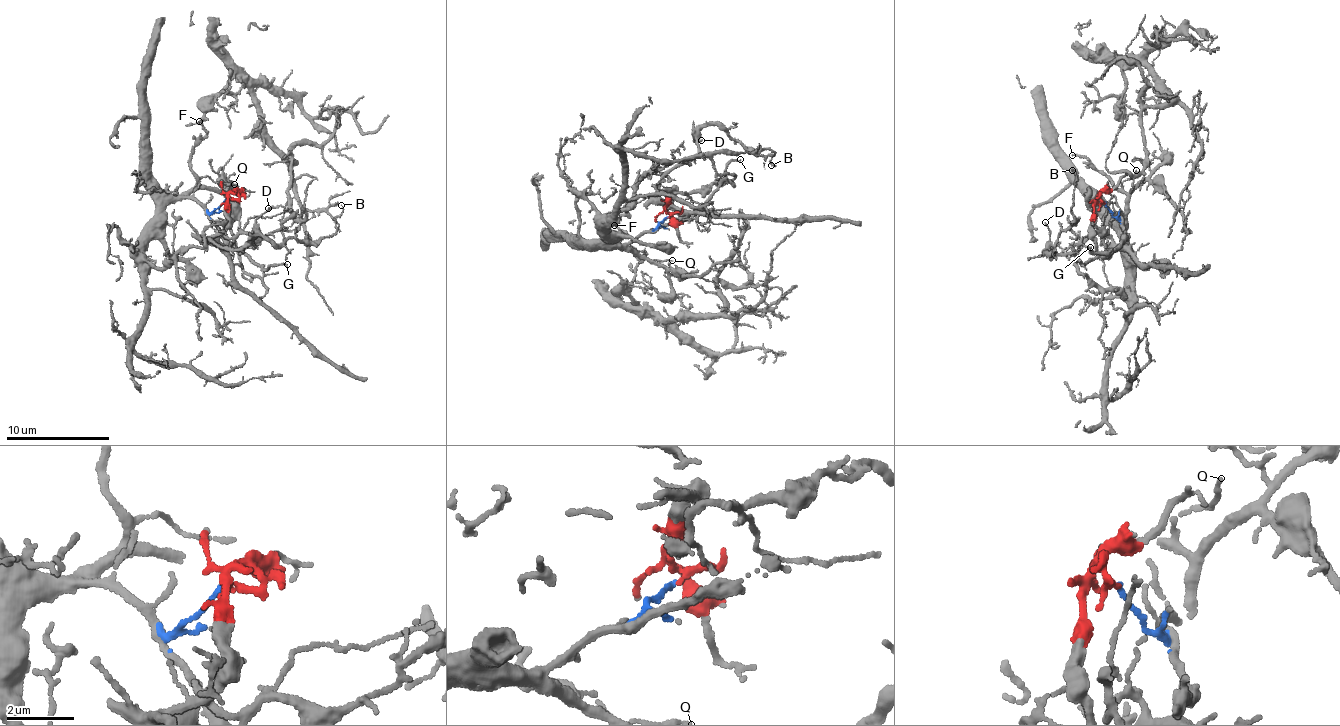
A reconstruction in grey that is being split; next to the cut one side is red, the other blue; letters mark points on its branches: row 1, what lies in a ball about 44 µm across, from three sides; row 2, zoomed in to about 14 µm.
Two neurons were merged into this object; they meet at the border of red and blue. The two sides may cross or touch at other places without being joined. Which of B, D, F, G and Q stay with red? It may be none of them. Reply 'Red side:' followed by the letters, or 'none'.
Red side: B, D

